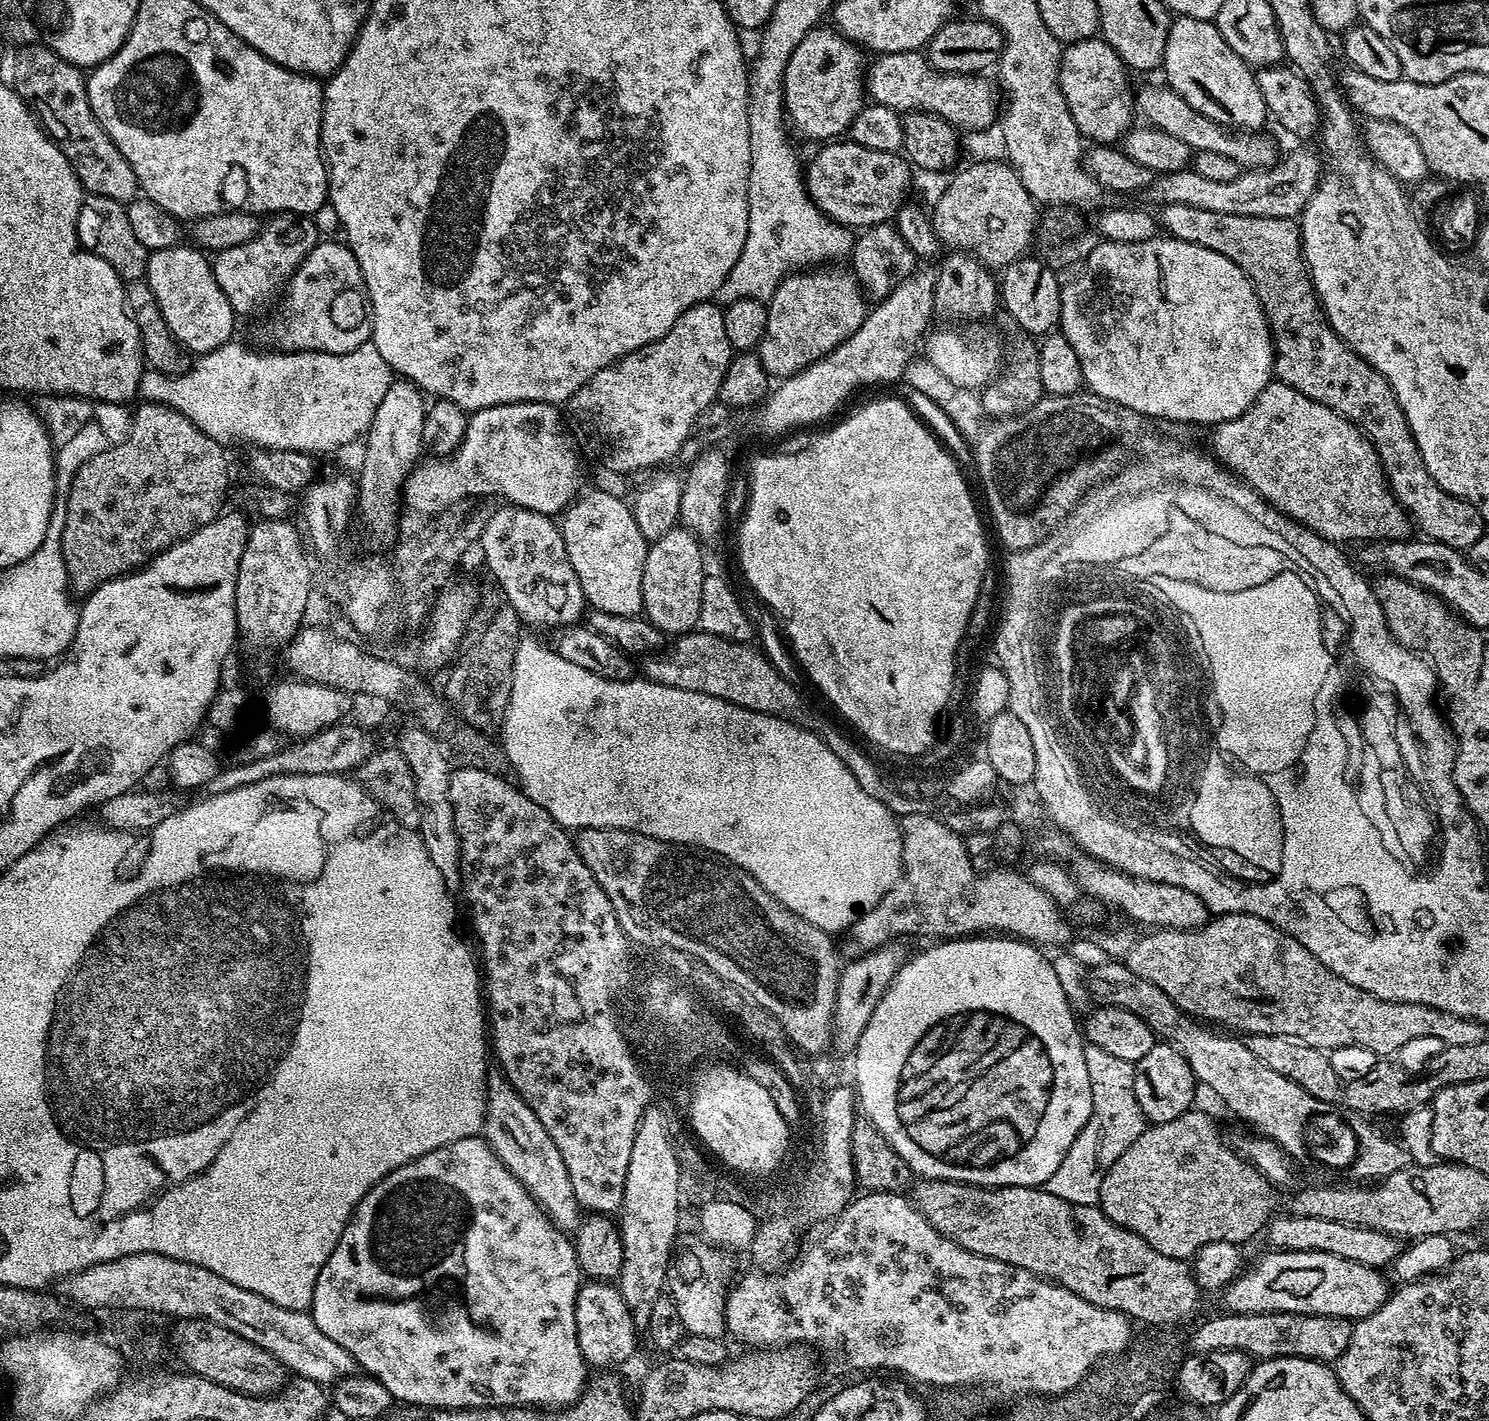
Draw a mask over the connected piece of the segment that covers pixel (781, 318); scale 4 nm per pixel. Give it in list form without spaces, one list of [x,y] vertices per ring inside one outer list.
[[[797,270],[785,276],[782,283],[774,290],[772,298],[767,301],[766,334],[760,339],[758,355],[769,377],[785,378],[806,370],[812,363],[830,354],[840,343],[846,342],[867,318],[870,309],[869,301],[851,271],[824,271],[828,270]]]

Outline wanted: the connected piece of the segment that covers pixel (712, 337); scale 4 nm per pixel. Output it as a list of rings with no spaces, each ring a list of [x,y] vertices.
[[[716,302],[695,304],[674,322],[663,338],[626,354],[609,368],[598,370],[598,374],[587,380],[567,401],[566,416],[579,451],[587,459],[589,456],[597,460],[608,472],[636,472],[667,460],[675,461],[683,443],[696,428],[698,414],[702,414],[706,406],[717,403],[722,378],[733,355],[730,338],[726,338],[724,308]]]

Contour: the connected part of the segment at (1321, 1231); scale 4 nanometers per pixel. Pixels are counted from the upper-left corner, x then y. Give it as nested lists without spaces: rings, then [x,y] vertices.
[[[1277,1215],[1266,1228],[1266,1237],[1268,1236],[1269,1242],[1272,1243],[1271,1247],[1276,1250],[1325,1252],[1326,1254],[1334,1254],[1338,1258],[1346,1258],[1350,1262],[1362,1262],[1362,1266],[1381,1270],[1392,1265],[1402,1251],[1401,1241],[1382,1230],[1350,1226],[1346,1222],[1330,1222],[1327,1218],[1283,1215]]]

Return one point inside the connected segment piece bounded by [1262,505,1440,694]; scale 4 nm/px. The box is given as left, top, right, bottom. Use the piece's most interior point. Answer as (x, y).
(1371, 644)

